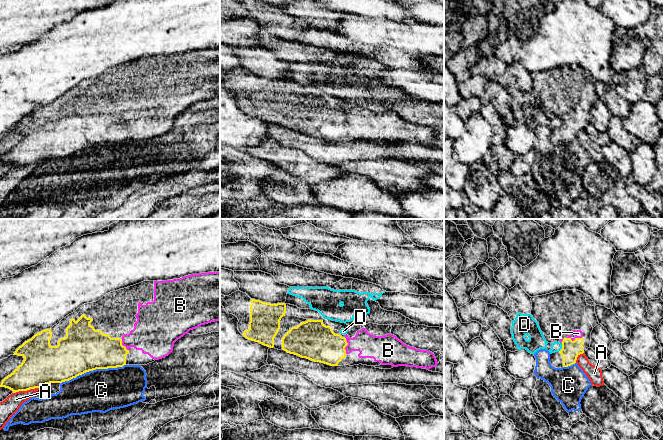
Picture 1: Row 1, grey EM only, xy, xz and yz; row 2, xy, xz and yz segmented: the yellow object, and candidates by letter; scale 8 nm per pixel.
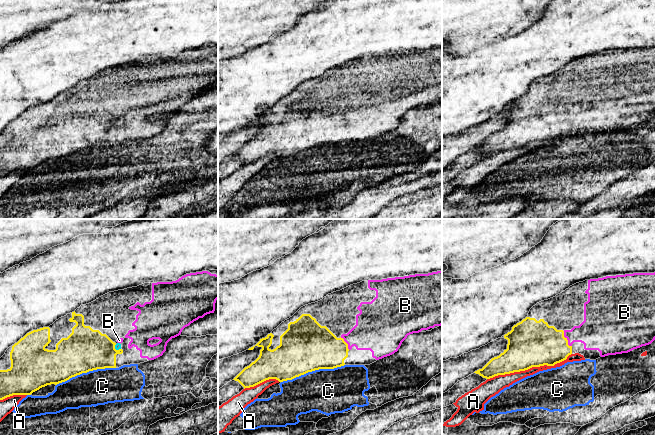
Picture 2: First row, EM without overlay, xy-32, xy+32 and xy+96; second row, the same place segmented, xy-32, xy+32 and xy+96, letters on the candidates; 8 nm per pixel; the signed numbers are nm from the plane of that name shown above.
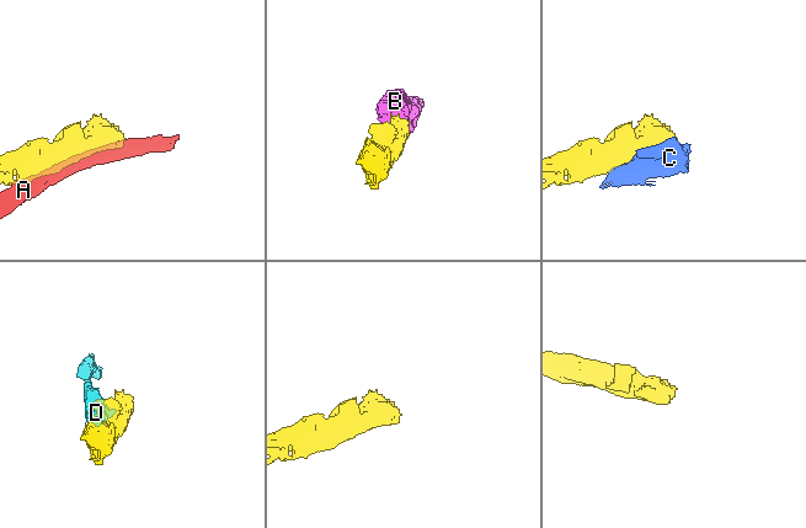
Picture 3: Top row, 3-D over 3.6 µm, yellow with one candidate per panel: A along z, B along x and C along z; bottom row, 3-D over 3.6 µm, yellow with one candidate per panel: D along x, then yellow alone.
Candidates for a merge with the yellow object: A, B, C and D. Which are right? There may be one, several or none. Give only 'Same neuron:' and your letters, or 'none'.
Same neuron: B

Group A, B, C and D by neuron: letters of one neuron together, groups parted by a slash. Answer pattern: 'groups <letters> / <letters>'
groups A / B / C / D

